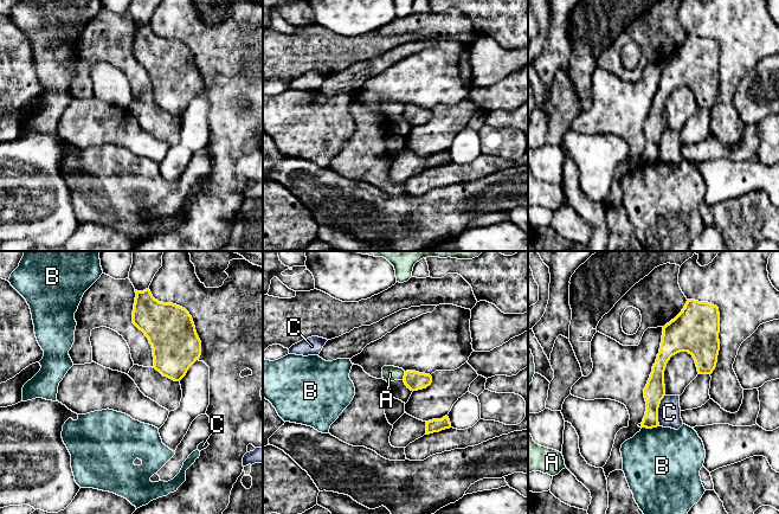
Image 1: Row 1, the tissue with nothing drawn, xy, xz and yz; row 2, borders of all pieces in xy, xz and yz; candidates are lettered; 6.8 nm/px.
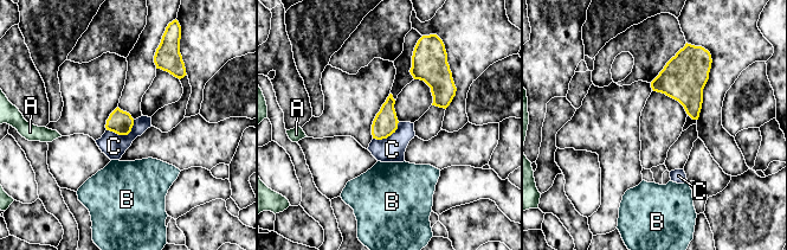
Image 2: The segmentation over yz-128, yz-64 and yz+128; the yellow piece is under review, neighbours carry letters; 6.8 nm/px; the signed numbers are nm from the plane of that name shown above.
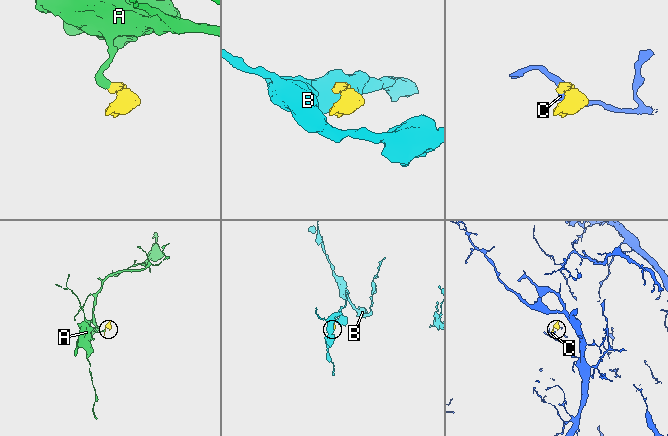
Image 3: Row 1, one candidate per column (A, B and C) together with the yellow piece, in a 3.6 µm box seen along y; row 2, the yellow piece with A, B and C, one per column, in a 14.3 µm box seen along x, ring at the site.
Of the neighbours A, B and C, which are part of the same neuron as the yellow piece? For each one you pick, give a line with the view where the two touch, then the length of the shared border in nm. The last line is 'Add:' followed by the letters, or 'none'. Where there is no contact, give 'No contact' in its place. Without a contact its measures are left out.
Add: none

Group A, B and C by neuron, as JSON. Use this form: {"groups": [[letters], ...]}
{"groups": [["A"], ["B"], ["C"]]}

